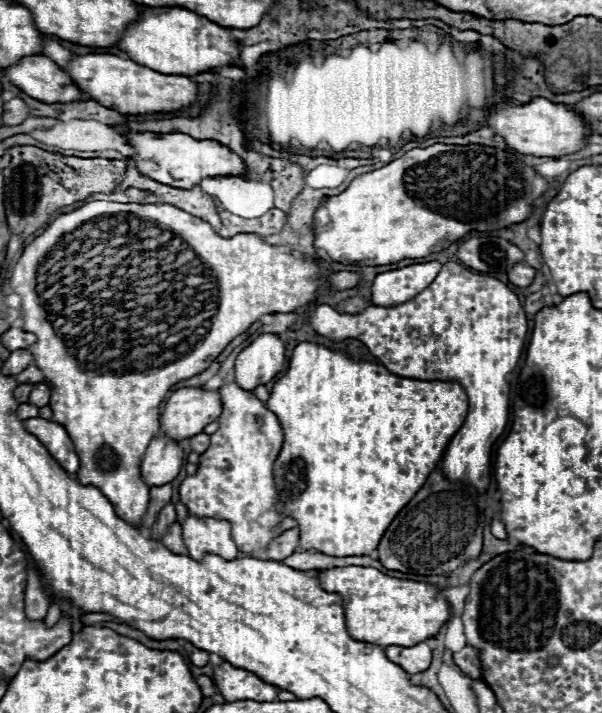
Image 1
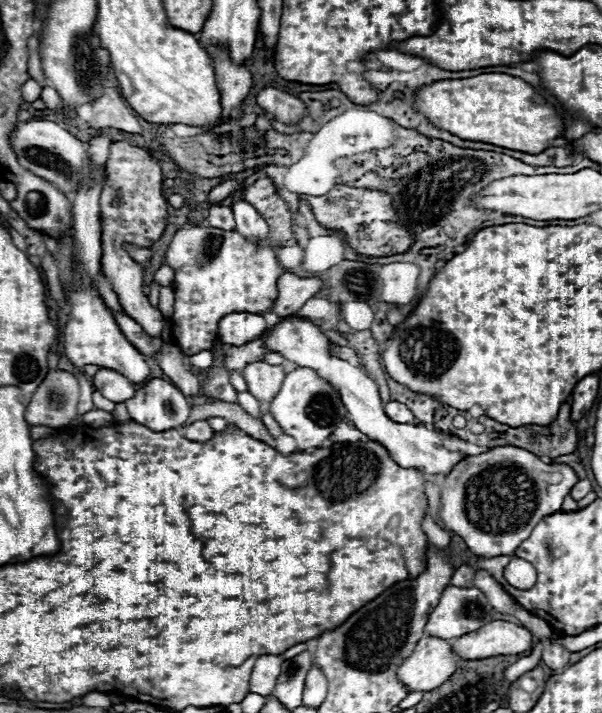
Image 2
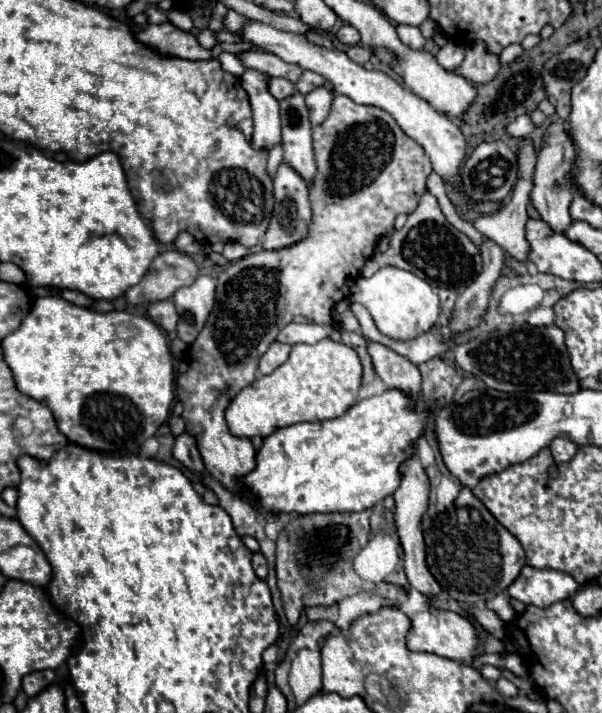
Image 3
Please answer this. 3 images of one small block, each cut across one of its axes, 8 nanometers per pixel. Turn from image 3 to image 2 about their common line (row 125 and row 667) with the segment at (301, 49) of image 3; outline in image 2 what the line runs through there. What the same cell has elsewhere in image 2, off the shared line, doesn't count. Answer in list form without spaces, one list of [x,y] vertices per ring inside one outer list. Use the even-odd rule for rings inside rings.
[[[424,636],[414,652],[398,666],[396,678],[410,692],[428,692],[452,676],[456,662],[458,660],[448,640]]]

